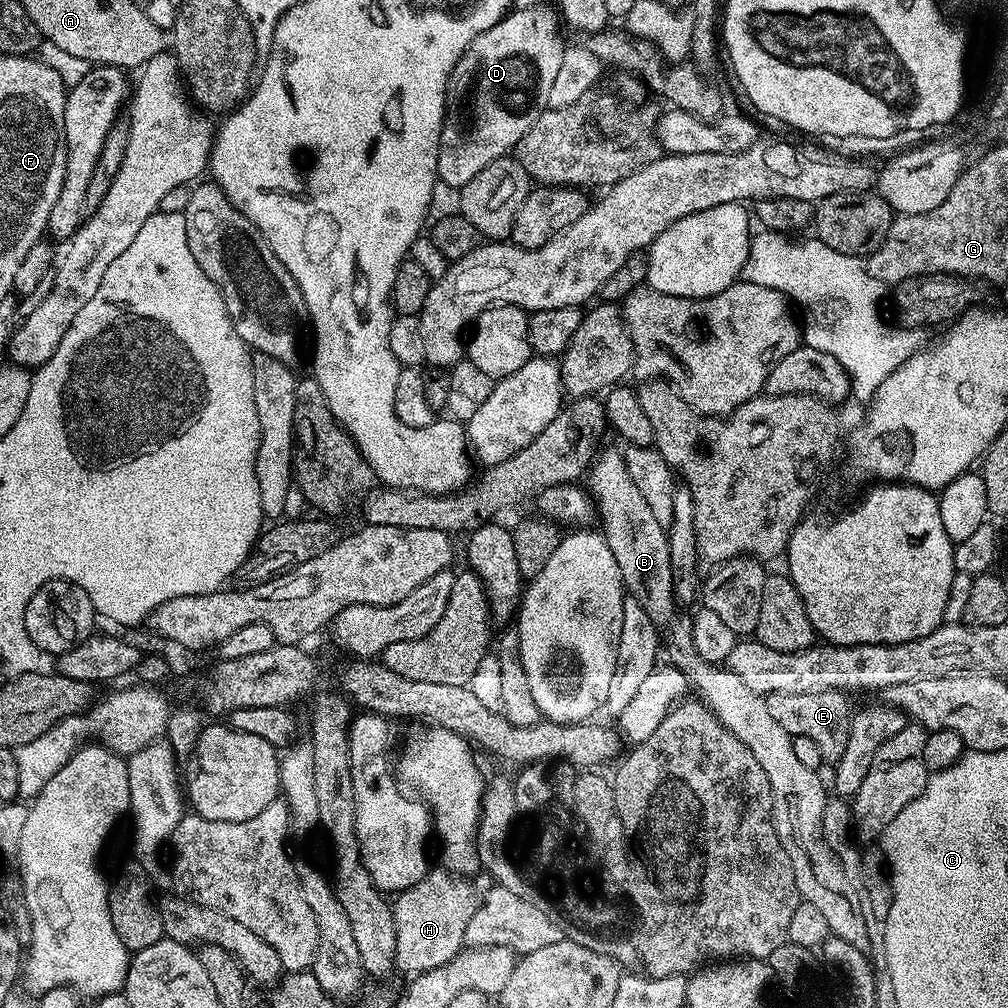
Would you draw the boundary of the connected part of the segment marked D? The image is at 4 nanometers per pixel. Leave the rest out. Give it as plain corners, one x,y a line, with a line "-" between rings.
536,4
533,8
518,8
509,11
498,23
490,26
490,30
478,34
478,38
466,46
462,58
458,58
454,70
448,76
436,171
441,185
449,184
457,190
463,189
464,184
470,182
474,174
478,174
478,170
509,155
526,134
526,130
534,126
536,119
548,107
550,86
558,75
558,66
566,47
565,41
560,41
562,20
557,9
552,6
547,8
544,4

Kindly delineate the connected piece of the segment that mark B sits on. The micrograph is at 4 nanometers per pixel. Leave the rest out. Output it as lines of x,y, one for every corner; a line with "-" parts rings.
606,448
593,459
586,472
586,481
588,480
589,485
587,484
587,487
590,489
590,499
598,520
600,516
599,531
614,554
614,562
618,562
618,570
622,574
622,582
627,595
635,596
638,602
642,602
646,614
650,614
650,618
658,626
664,626
664,623
668,623
668,638
666,634
667,663
671,667
679,669
683,676
688,677
689,685
695,692
697,690
701,698
704,699
701,700
703,707
716,716
722,722
722,726
729,728
746,745
750,750
750,754
754,754
754,758
758,760
758,766
762,766
762,770
766,770
766,778
770,782
770,790
772,791
776,831
782,834
782,843
792,863
794,874
797,876
796,887
800,889
801,897
807,903
818,906
818,911
826,917
826,926
831,935
846,938
846,942
850,942
850,946
867,949
869,947
868,920
864,917
866,908
862,903
861,893
850,890
850,885
846,882
846,874
842,874
842,866
836,861
836,856
824,841
824,835
822,834
822,810
826,810
828,803
826,795
824,796
824,784
820,781
819,775
821,773
810,766
802,766
801,760
794,755
793,736
786,734
786,730
782,730
782,726
778,726
777,720
770,714
768,701
765,697
760,696
754,690
750,690
746,686
746,682
742,682
742,678
738,678
733,672
729,672
725,667
709,664
707,660
703,660
696,653
696,647
693,646
691,619
685,618
683,620
682,617
676,616
676,599
678,599
678,596
676,583
672,580
666,525
658,522
658,518
654,518
646,498
642,498
638,486
634,486
633,480
630,479
630,470
626,470
623,451
617,450
615,452
612,448

